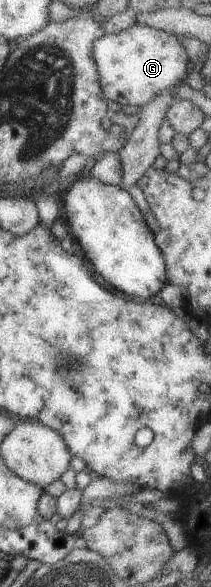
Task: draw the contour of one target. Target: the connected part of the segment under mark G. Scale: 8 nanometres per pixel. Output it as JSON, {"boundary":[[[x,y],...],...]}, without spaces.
{"boundary":[[[131,24],[129,28],[105,34],[91,44],[91,58],[97,68],[99,88],[106,100],[121,106],[145,106],[162,90],[173,88],[187,76],[189,58],[177,35],[144,24]]]}

